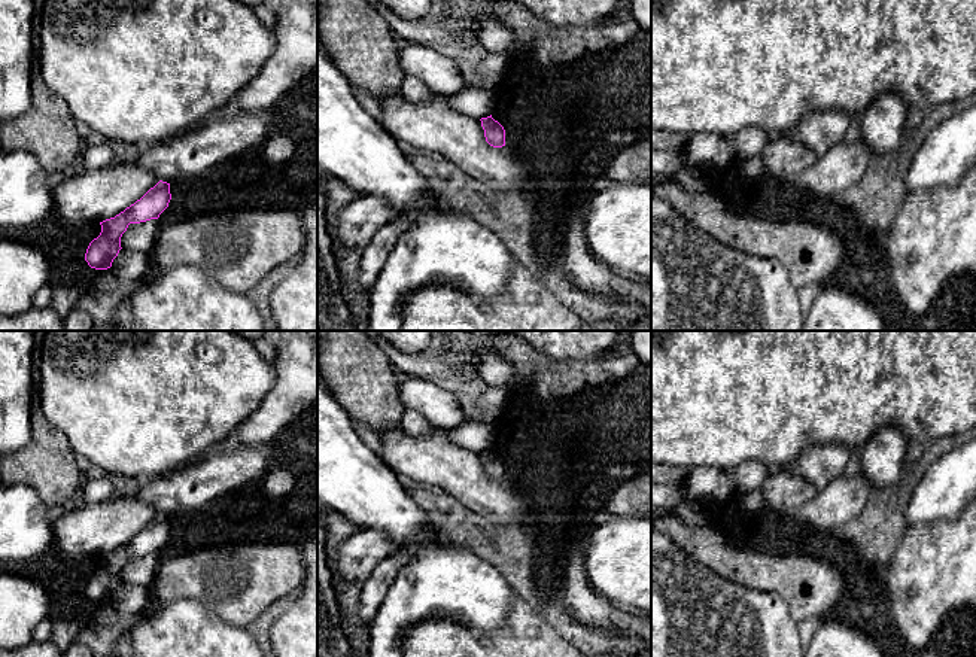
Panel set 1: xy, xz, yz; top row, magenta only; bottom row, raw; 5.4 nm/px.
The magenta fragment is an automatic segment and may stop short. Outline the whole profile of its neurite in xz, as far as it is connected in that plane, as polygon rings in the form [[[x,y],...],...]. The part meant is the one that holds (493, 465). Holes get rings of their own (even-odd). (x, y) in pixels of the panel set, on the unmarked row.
[[[490,450],[481,451],[481,460],[484,463],[486,475],[493,481],[505,480],[505,463],[504,460]]]

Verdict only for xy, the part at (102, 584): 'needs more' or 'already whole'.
already whole

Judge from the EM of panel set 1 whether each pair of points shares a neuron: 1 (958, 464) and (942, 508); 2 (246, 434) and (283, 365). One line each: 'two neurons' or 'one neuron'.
1: one neuron
2: one neuron

